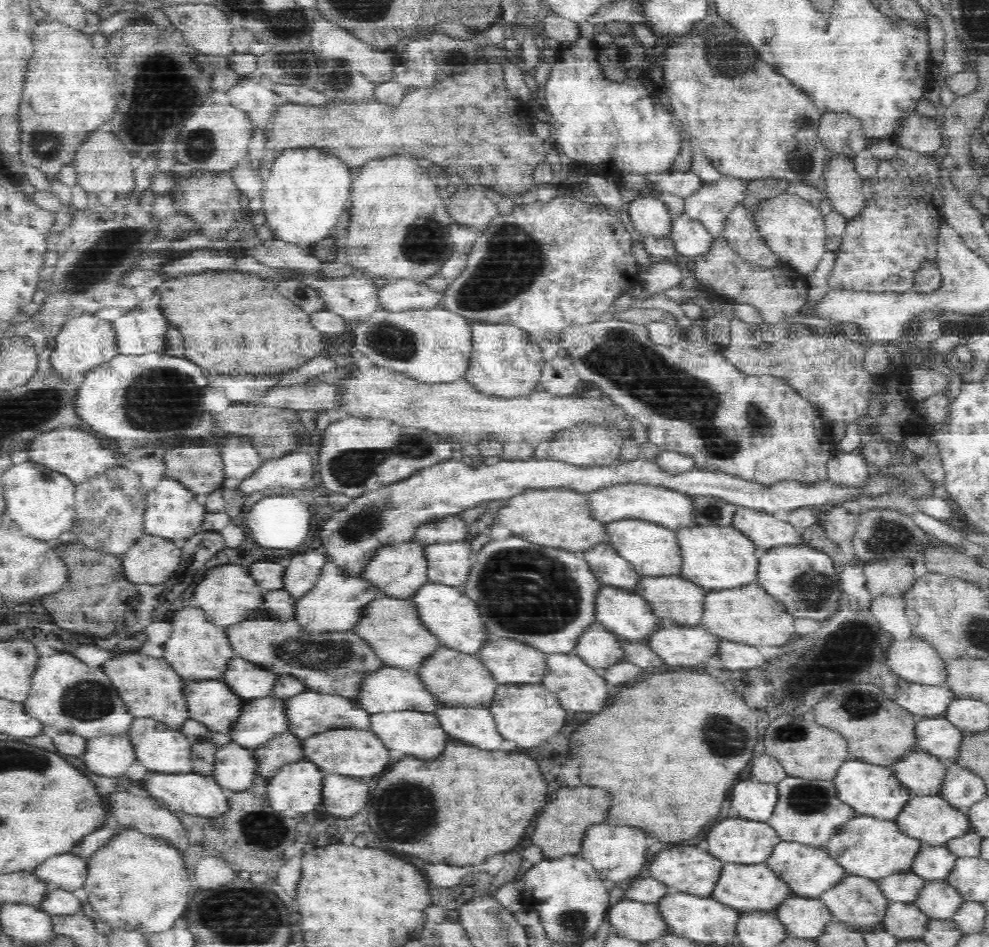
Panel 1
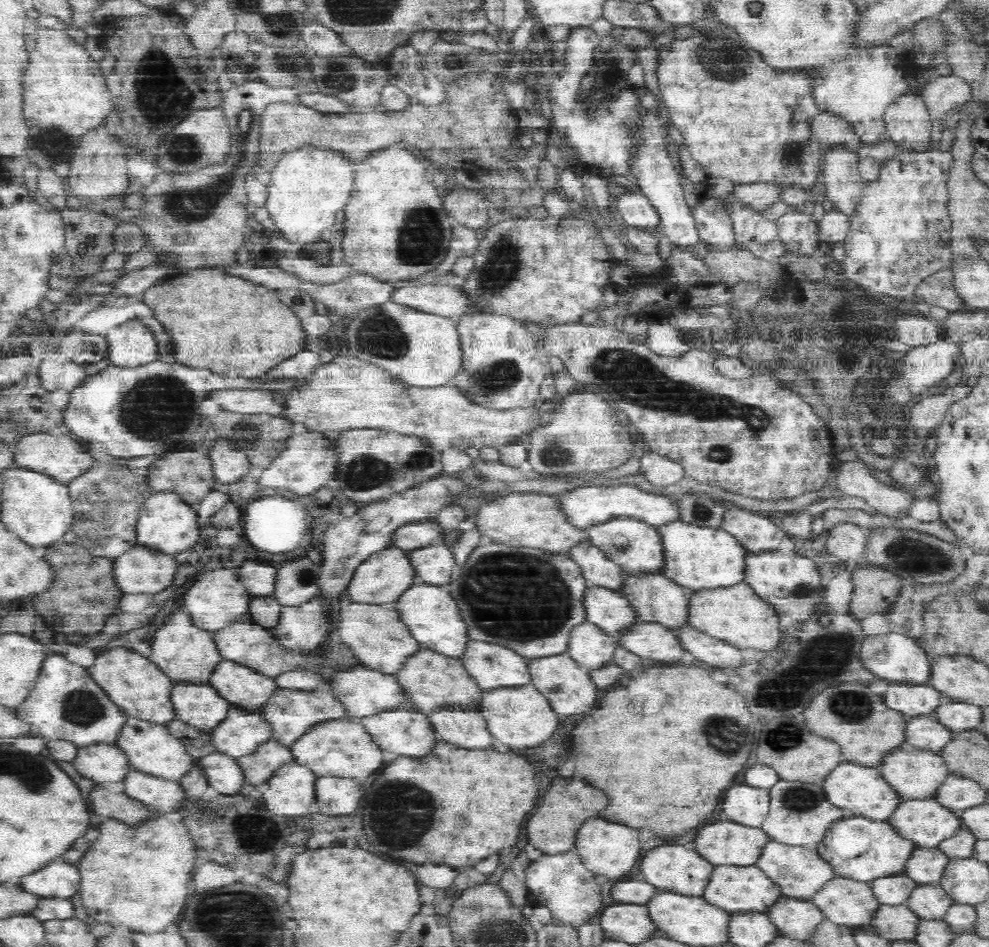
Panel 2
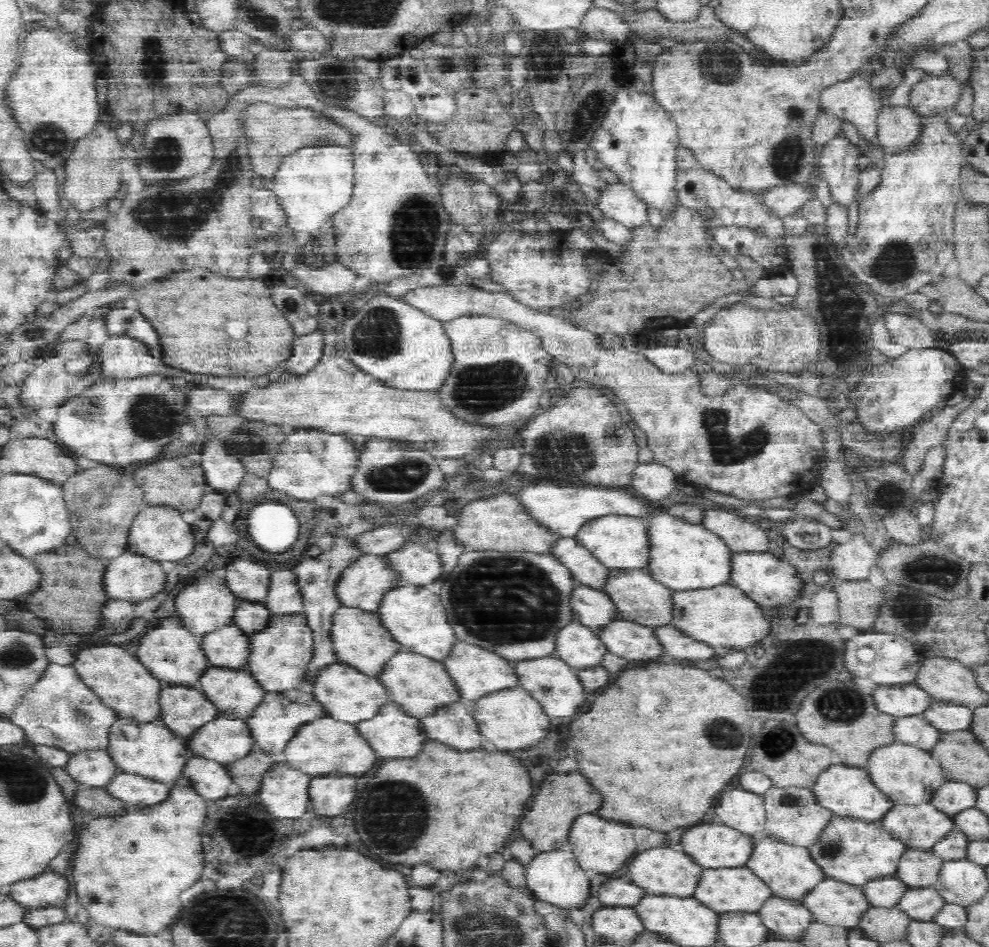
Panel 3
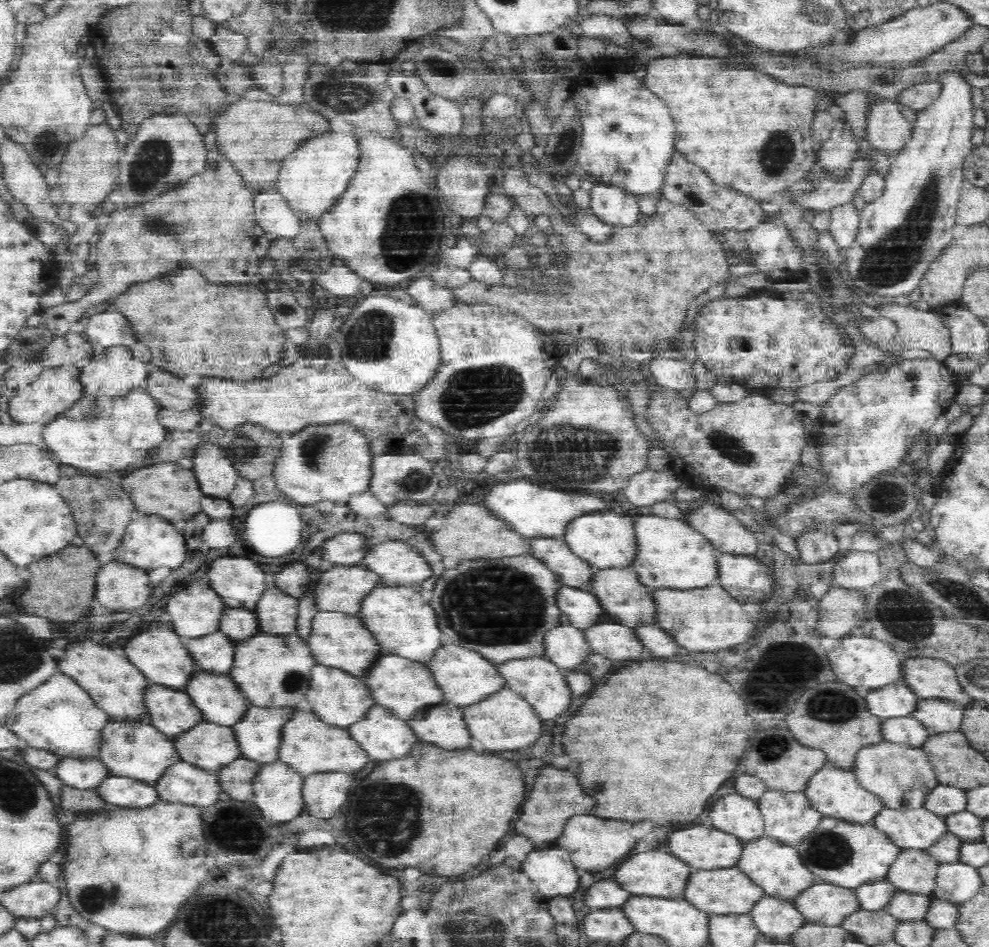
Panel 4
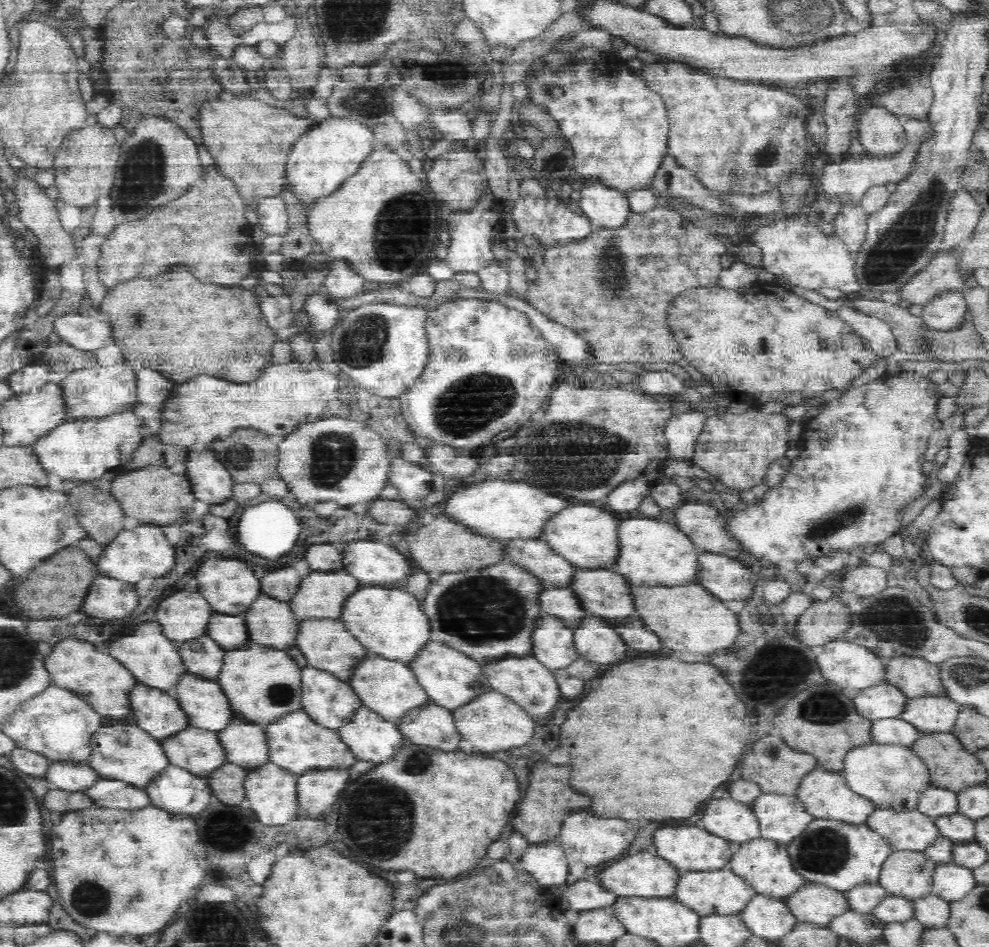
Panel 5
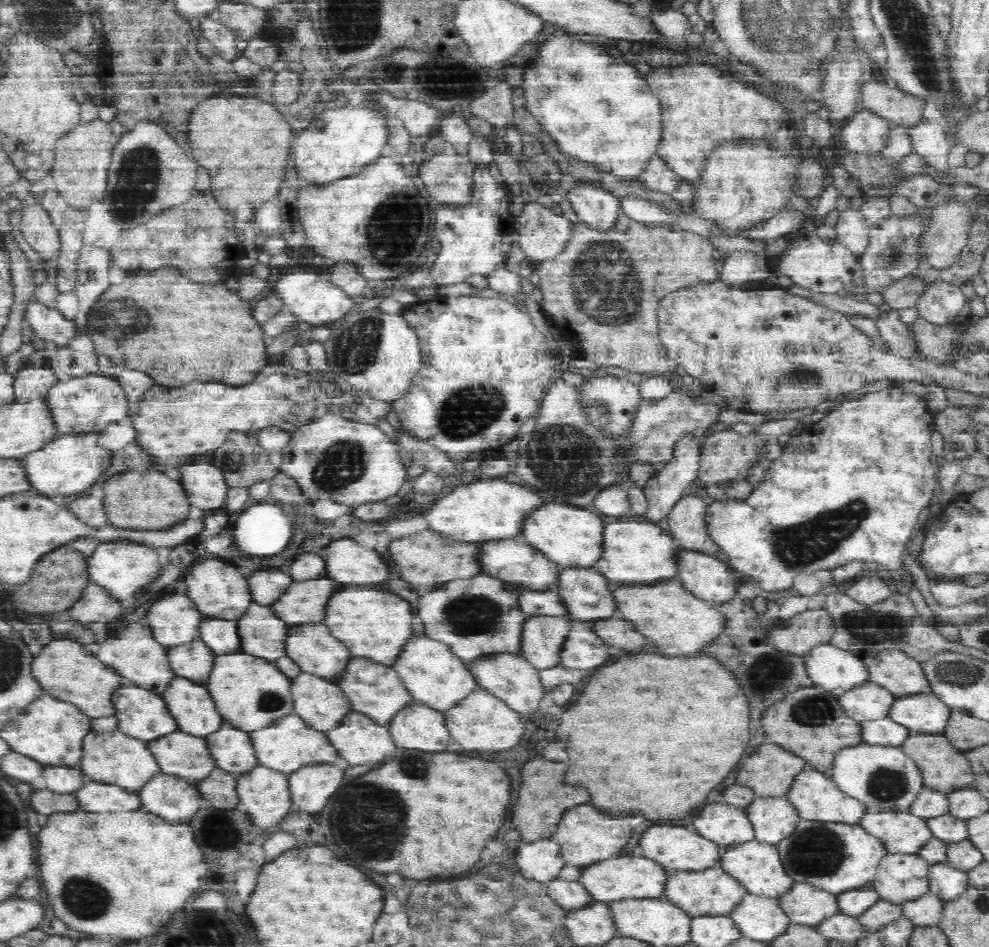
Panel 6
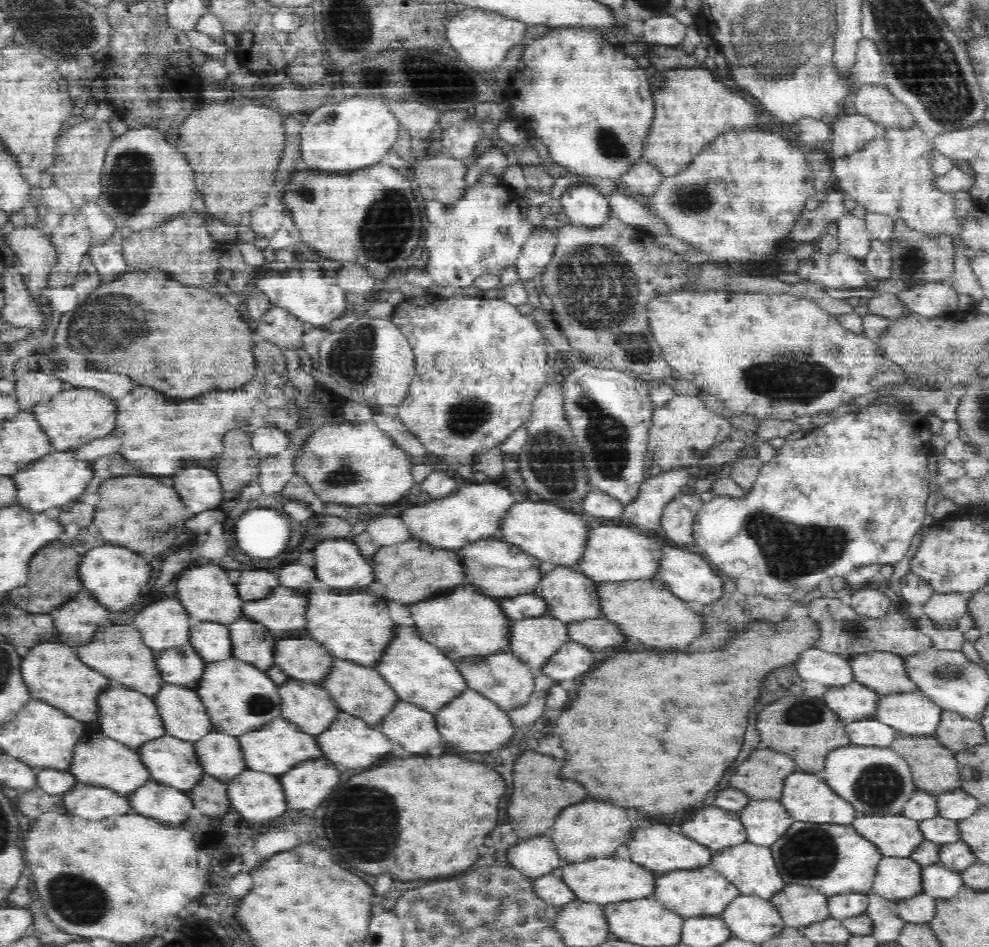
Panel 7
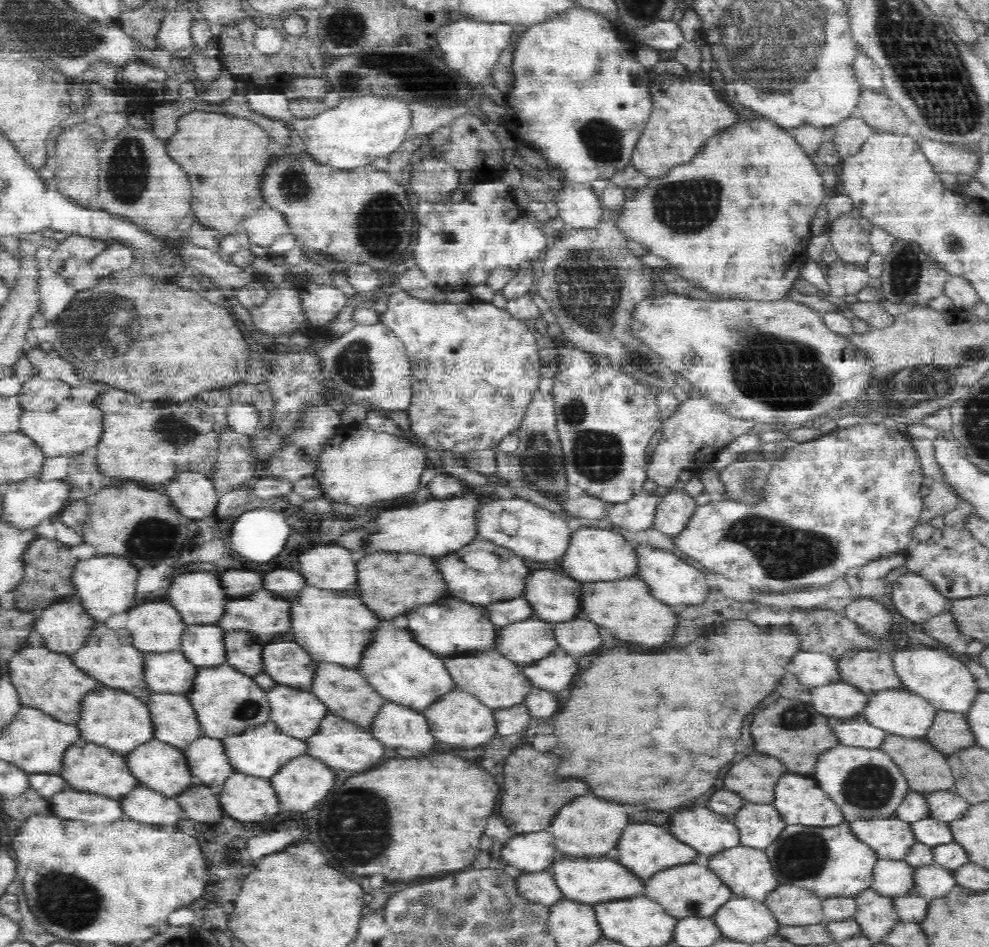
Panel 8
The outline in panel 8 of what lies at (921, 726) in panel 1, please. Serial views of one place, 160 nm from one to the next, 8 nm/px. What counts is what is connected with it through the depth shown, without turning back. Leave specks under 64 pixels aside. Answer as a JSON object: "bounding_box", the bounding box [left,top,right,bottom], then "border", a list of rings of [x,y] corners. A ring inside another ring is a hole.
{"bounding_box":[835,717,891,748],"border":[[[864,717],[854,719],[836,720],[835,728],[839,742],[846,746],[860,748],[881,748],[881,744],[891,734],[882,728],[878,728]],[[840,722],[840,724],[838,724]]]}

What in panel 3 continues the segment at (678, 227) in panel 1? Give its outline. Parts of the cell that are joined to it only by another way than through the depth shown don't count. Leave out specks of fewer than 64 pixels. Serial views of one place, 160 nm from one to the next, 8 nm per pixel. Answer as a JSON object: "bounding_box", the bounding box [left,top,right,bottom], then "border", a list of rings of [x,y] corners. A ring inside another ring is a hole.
{"bounding_box":[591,90,680,220],"border":[[[620,90],[615,103],[602,121],[591,146],[598,151],[599,159],[605,168],[613,170],[622,183],[627,184],[635,193],[647,202],[649,207],[659,210],[663,218],[674,220],[676,209],[680,205],[677,191],[676,144],[678,130],[670,122],[666,110],[662,110],[652,96]]]}

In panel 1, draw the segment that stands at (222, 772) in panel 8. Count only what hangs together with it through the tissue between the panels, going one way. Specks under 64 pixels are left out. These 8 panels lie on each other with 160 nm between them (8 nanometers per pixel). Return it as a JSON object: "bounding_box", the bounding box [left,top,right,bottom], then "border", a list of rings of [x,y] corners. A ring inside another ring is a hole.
{"bounding_box":[286,689,372,739],"border":[[[306,689],[299,696],[286,699],[287,712],[290,716],[289,731],[298,738],[308,739],[311,736],[333,731],[334,729],[353,728],[356,730],[371,730],[372,712],[368,712],[356,700],[337,695],[324,695]]]}

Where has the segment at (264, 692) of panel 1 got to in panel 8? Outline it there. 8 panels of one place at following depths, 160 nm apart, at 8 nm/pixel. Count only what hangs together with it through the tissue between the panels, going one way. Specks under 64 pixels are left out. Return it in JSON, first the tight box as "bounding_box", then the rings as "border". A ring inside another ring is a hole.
{"bounding_box":[146,692,203,748],"border":[[[154,692],[146,698],[152,721],[155,726],[155,738],[186,748],[193,740],[203,736],[202,723],[188,694],[182,695],[170,692]]]}

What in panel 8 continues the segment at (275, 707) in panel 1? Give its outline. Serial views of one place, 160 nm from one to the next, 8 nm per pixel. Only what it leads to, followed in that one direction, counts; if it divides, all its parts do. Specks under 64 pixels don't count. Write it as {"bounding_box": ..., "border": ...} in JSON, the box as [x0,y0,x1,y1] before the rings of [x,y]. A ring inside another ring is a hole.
{"bounding_box":[126,738,196,796],"border":[[[156,738],[138,745],[133,751],[126,754],[130,770],[138,777],[140,784],[144,784],[163,792],[166,796],[177,796],[196,782],[196,777],[190,770],[185,748],[169,742],[162,742]]]}

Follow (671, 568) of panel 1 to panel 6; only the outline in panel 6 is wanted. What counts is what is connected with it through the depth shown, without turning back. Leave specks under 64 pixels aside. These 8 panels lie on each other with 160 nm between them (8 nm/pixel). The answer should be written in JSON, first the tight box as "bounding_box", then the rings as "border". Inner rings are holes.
{"bounding_box":[516,504,604,569],"border":[[[547,504],[525,520],[525,532],[516,538],[525,538],[550,560],[564,568],[582,567],[592,569],[604,552],[604,516],[594,509],[576,508],[570,504]]]}

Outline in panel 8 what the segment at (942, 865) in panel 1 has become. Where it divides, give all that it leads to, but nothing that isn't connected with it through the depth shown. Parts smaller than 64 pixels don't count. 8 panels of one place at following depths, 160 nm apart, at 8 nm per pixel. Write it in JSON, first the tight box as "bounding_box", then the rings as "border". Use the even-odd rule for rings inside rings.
{"bounding_box":[871,859,917,898],"border":[[[878,859],[873,870],[871,889],[892,898],[914,891],[917,867],[905,859]]]}

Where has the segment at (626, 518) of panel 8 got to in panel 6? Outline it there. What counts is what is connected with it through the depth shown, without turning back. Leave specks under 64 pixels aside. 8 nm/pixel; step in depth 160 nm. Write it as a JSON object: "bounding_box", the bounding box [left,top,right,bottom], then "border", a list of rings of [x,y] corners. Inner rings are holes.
{"bounding_box":[641,432,701,523],"border":[[[682,432],[678,440],[674,442],[673,454],[666,466],[656,472],[651,479],[643,486],[645,497],[650,504],[650,512],[641,518],[646,518],[652,522],[658,523],[672,512],[676,503],[687,495],[690,484],[698,476],[699,458],[701,455],[701,441],[693,432]]]}

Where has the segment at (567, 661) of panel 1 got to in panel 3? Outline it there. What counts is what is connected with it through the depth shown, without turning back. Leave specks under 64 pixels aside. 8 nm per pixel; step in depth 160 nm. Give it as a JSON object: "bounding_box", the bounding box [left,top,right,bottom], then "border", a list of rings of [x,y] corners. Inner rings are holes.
{"bounding_box":[515,655,586,716],"border":[[[554,655],[538,659],[515,662],[519,686],[524,687],[536,698],[548,716],[572,716],[578,714],[586,702],[586,689],[579,677],[579,669]]]}

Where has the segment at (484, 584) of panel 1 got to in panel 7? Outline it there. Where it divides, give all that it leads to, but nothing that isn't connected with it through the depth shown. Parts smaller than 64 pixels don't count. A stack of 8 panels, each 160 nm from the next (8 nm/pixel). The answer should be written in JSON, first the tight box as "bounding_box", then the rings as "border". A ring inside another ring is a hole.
{"bounding_box":[409,583,514,660],"border":[[[463,583],[450,590],[452,594],[440,594],[424,598],[409,606],[411,616],[419,630],[420,636],[442,649],[452,660],[466,659],[477,656],[490,656],[508,650],[511,643],[512,625],[514,620],[502,608],[504,597],[488,596],[476,585]]]}

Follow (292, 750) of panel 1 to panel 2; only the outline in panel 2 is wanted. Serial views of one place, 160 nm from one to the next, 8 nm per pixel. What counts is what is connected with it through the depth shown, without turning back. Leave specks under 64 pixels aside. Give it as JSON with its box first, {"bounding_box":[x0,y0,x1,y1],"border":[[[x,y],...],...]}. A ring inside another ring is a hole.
{"bounding_box":[238,740,296,788],"border":[[[270,740],[261,744],[256,751],[238,757],[245,772],[247,783],[262,788],[265,782],[283,764],[296,760],[291,745]]]}

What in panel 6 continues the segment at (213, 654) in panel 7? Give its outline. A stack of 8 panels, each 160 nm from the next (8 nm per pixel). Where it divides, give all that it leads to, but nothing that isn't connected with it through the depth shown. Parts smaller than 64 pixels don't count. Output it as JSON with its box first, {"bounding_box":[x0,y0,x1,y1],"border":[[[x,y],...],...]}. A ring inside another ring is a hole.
{"bounding_box":[200,616,241,654],"border":[[[218,616],[205,617],[201,622],[200,639],[216,654],[240,651],[241,638],[236,620],[224,620]]]}

